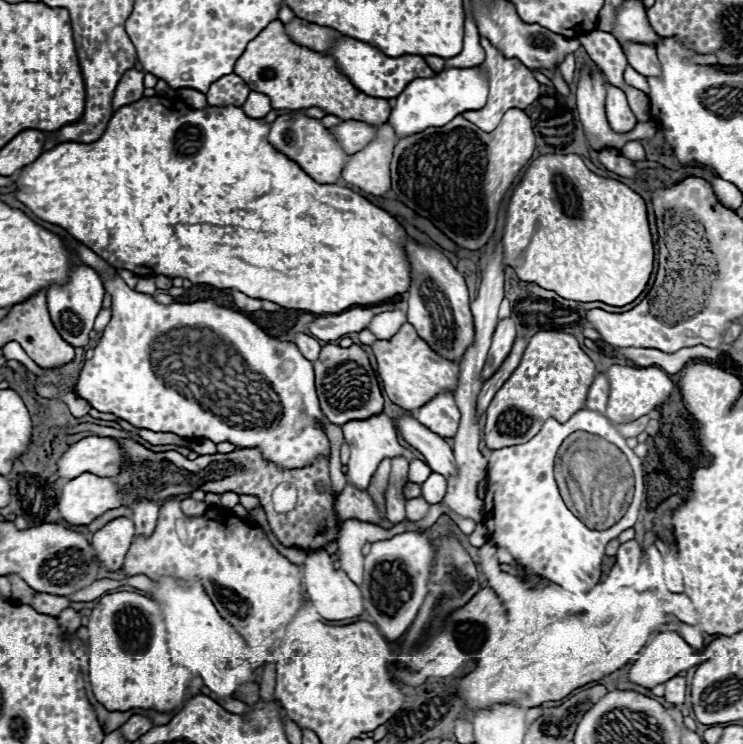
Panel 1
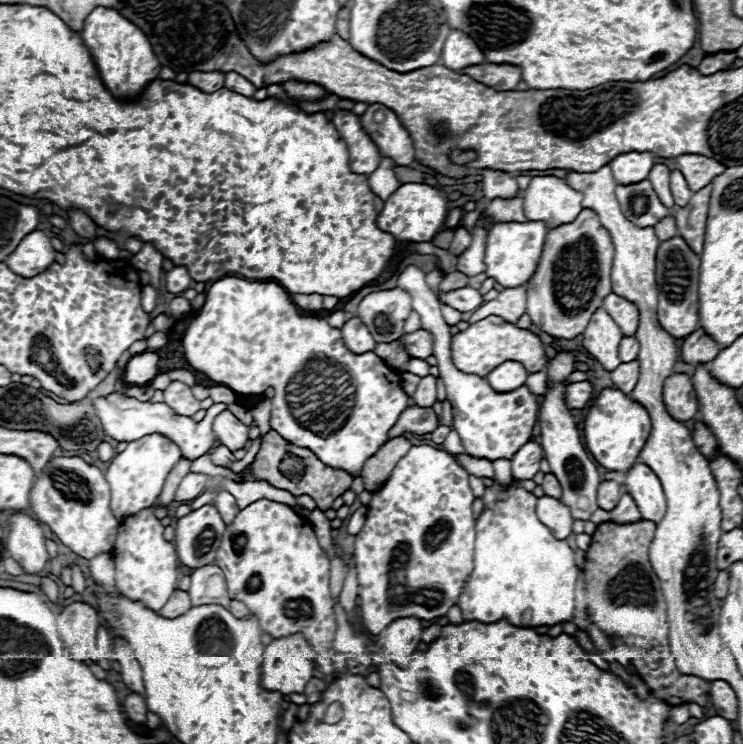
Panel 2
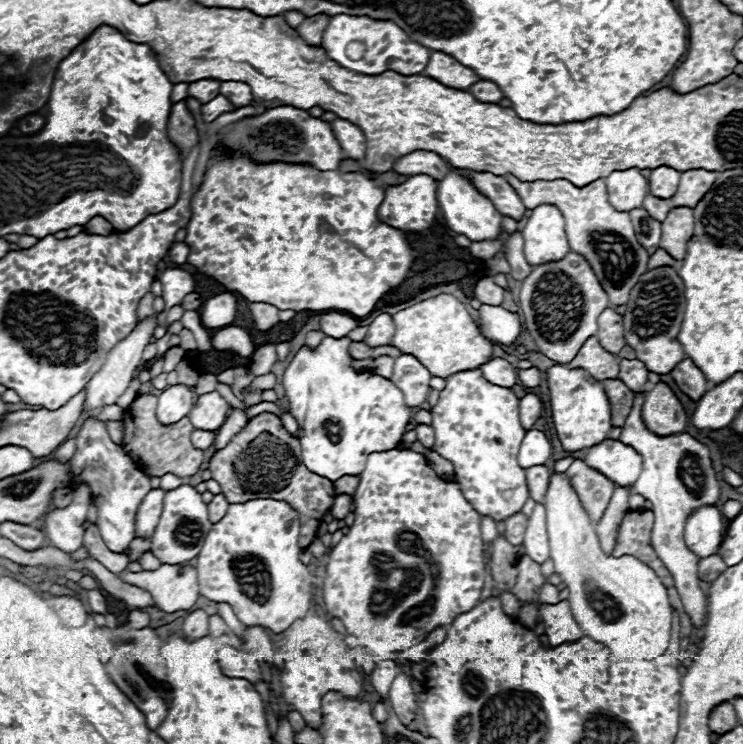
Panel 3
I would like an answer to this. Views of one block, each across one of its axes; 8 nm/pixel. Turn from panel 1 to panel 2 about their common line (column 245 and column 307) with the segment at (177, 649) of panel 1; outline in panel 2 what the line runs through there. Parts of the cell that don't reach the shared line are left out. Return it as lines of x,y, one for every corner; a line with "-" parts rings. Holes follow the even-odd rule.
302,634
272,640
262,656
262,686
282,694
302,694
316,668
306,656
314,658
316,652

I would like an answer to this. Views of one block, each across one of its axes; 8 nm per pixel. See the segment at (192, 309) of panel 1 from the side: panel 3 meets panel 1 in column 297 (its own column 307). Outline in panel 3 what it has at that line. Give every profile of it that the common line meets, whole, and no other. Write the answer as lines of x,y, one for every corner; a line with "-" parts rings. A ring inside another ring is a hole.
324,336
318,348
310,350
308,346
302,346
290,366
284,374
284,392
290,404
290,414
298,420
298,440
302,444
302,462
304,466
332,482
336,482
342,476
356,476
364,470
366,458
372,452
386,452
398,448
404,432
408,430
408,424
412,420
414,410
410,410
404,402
402,392
386,378
374,374
374,372
360,372
352,368
352,356
350,356
350,338
330,338

